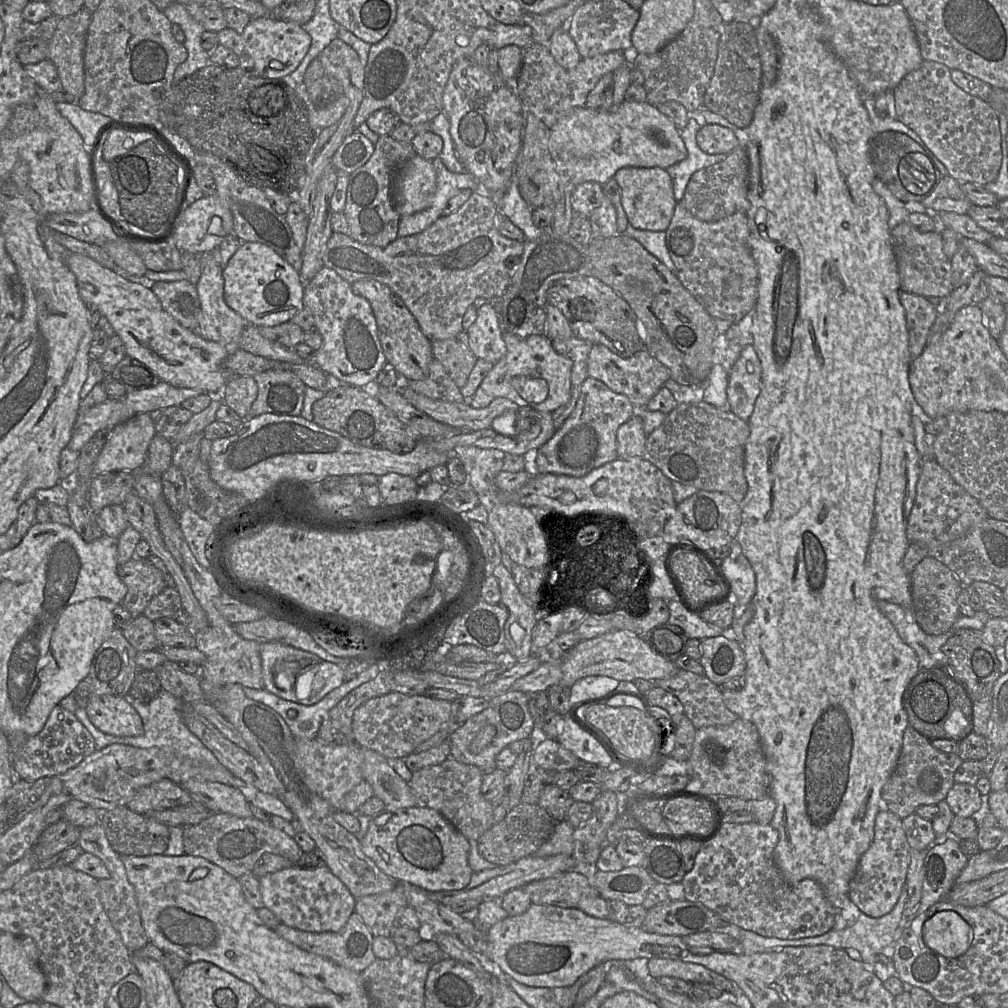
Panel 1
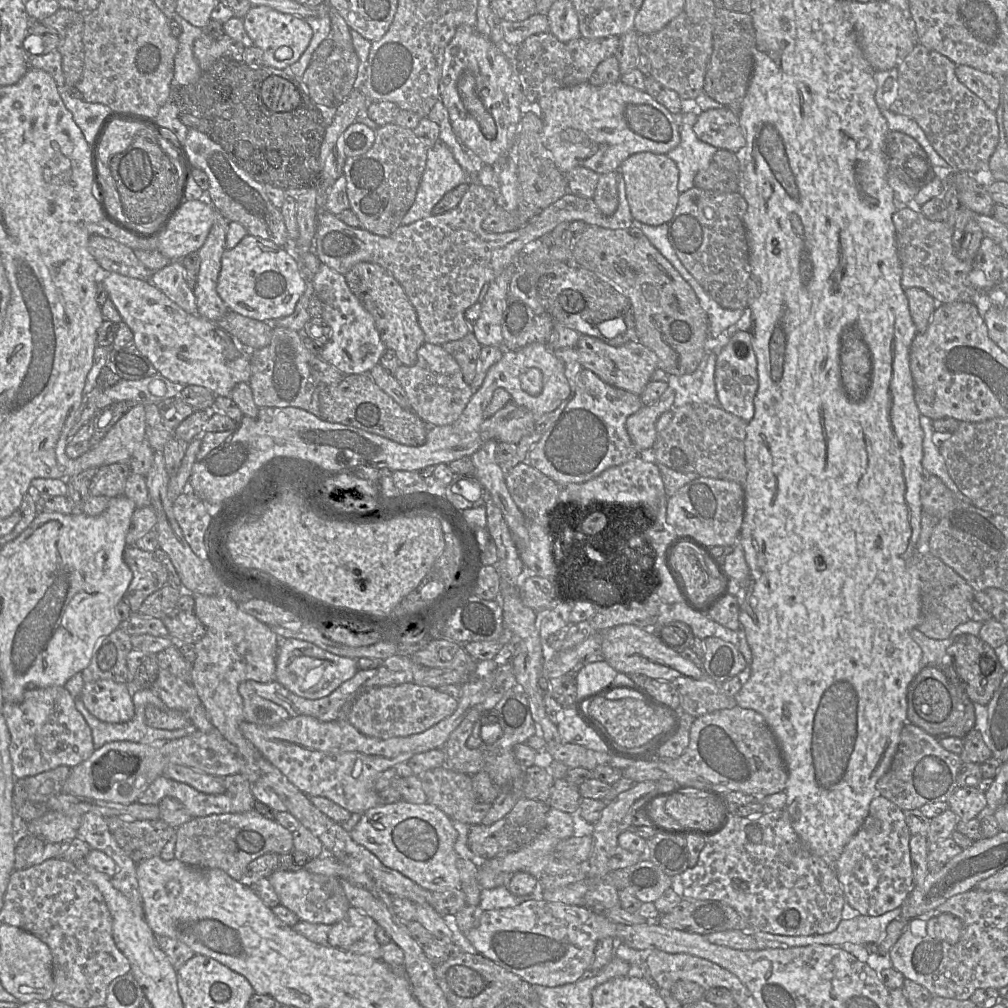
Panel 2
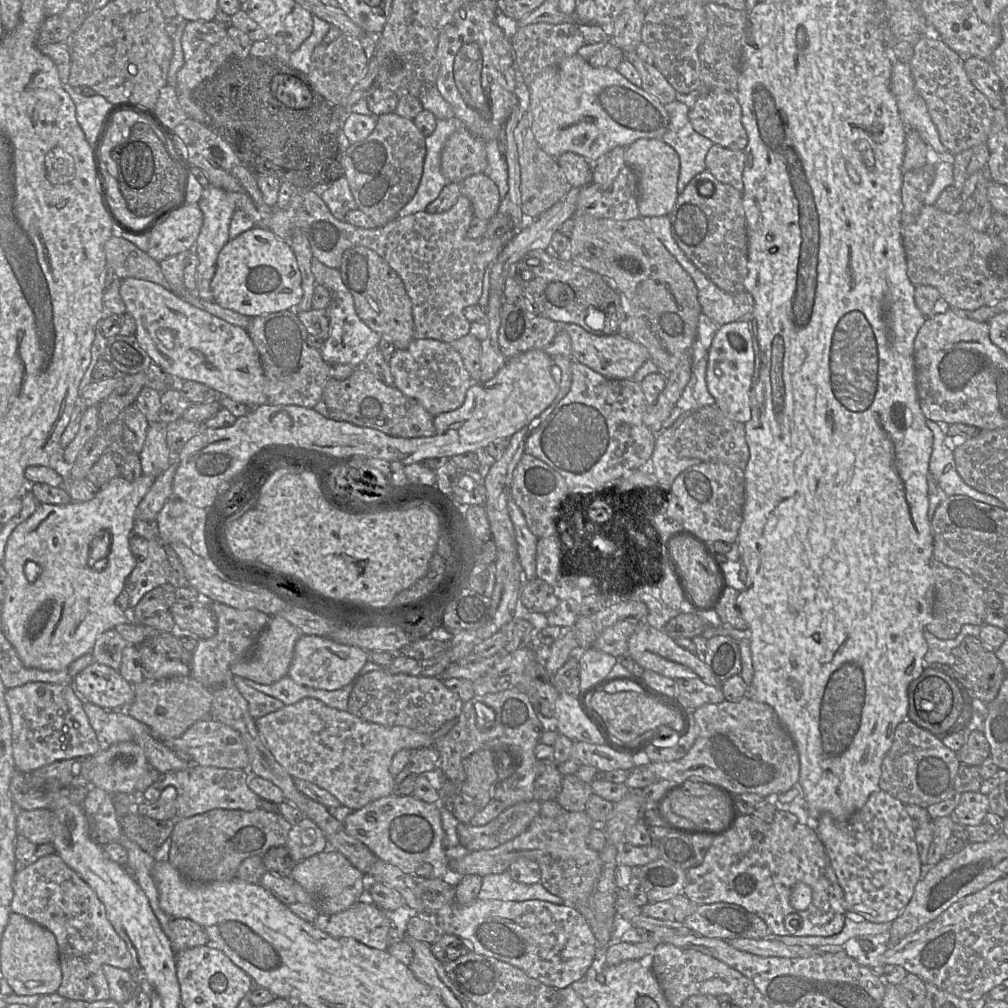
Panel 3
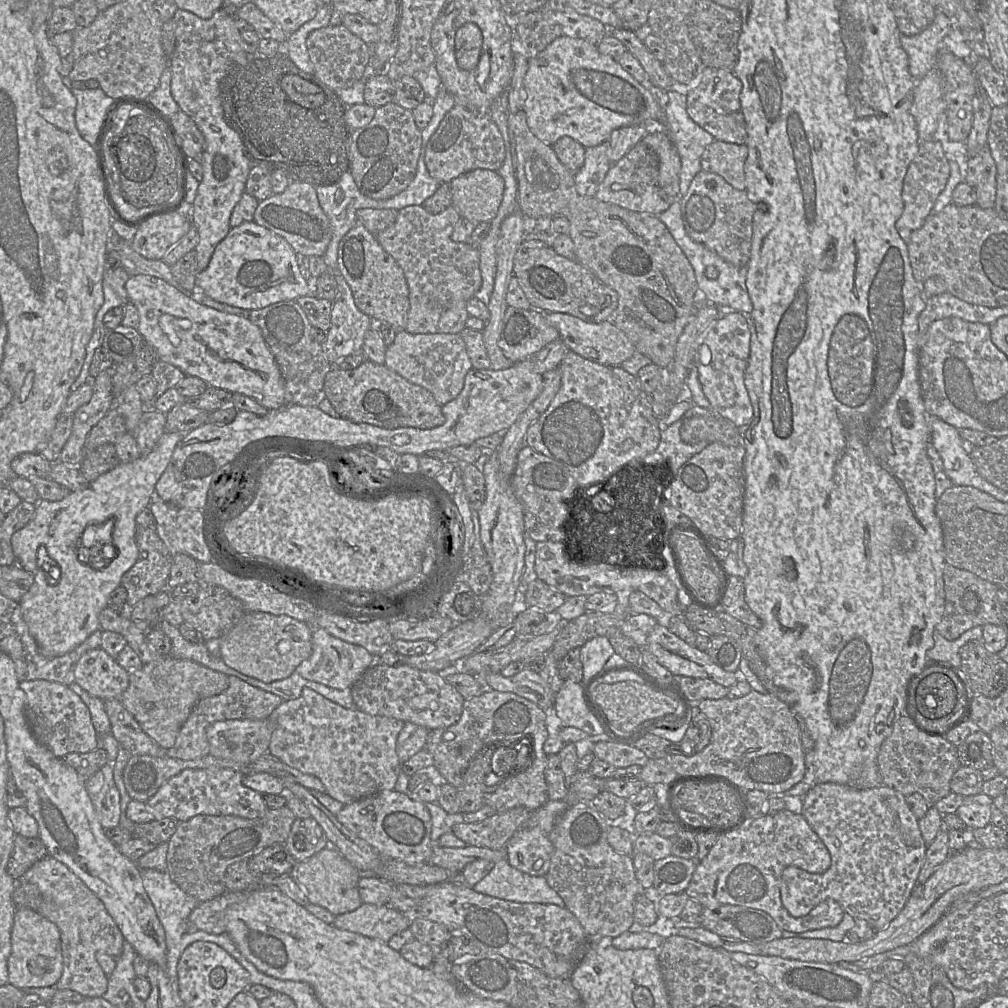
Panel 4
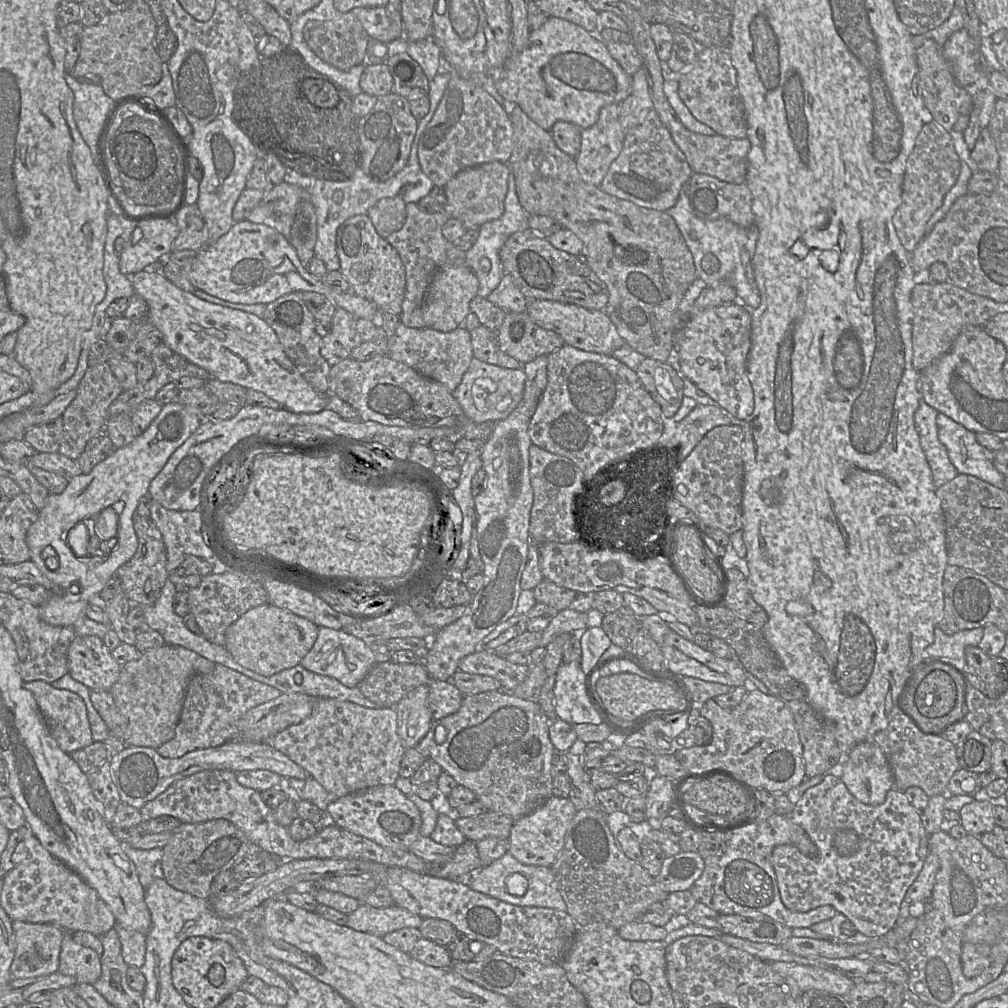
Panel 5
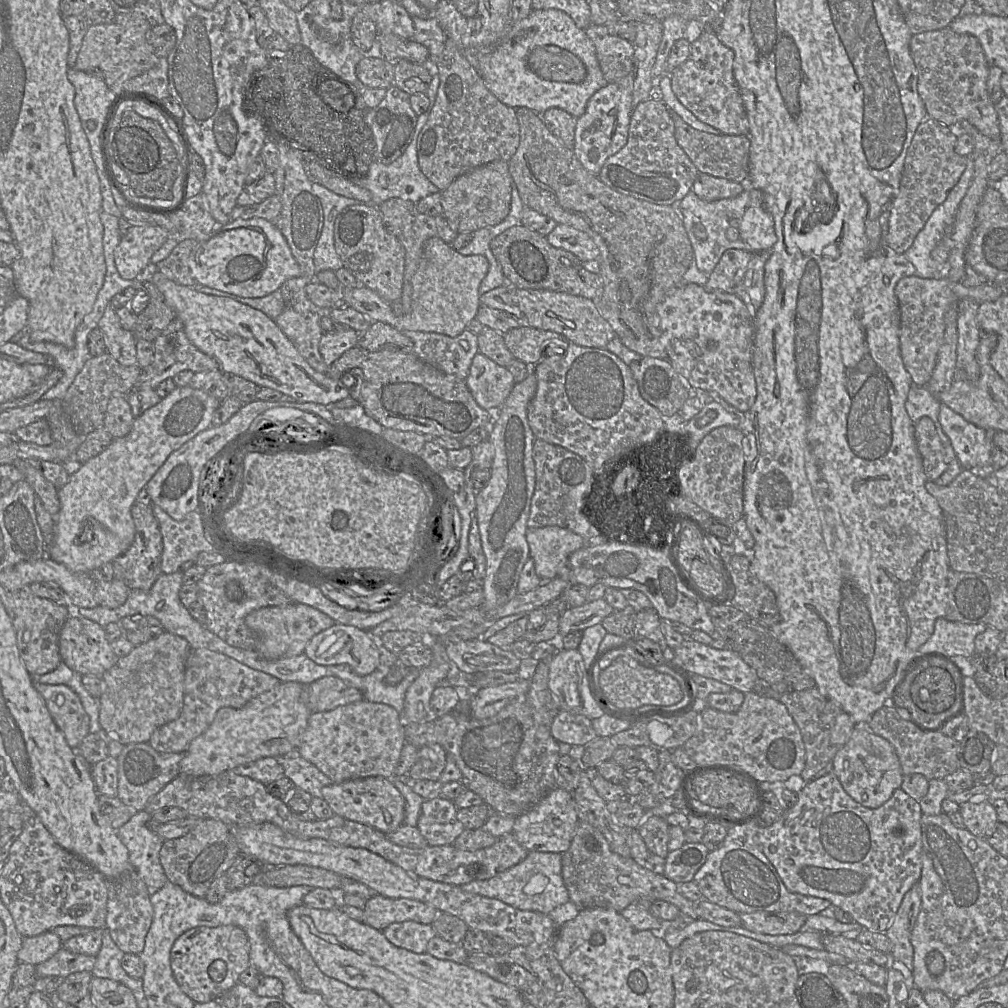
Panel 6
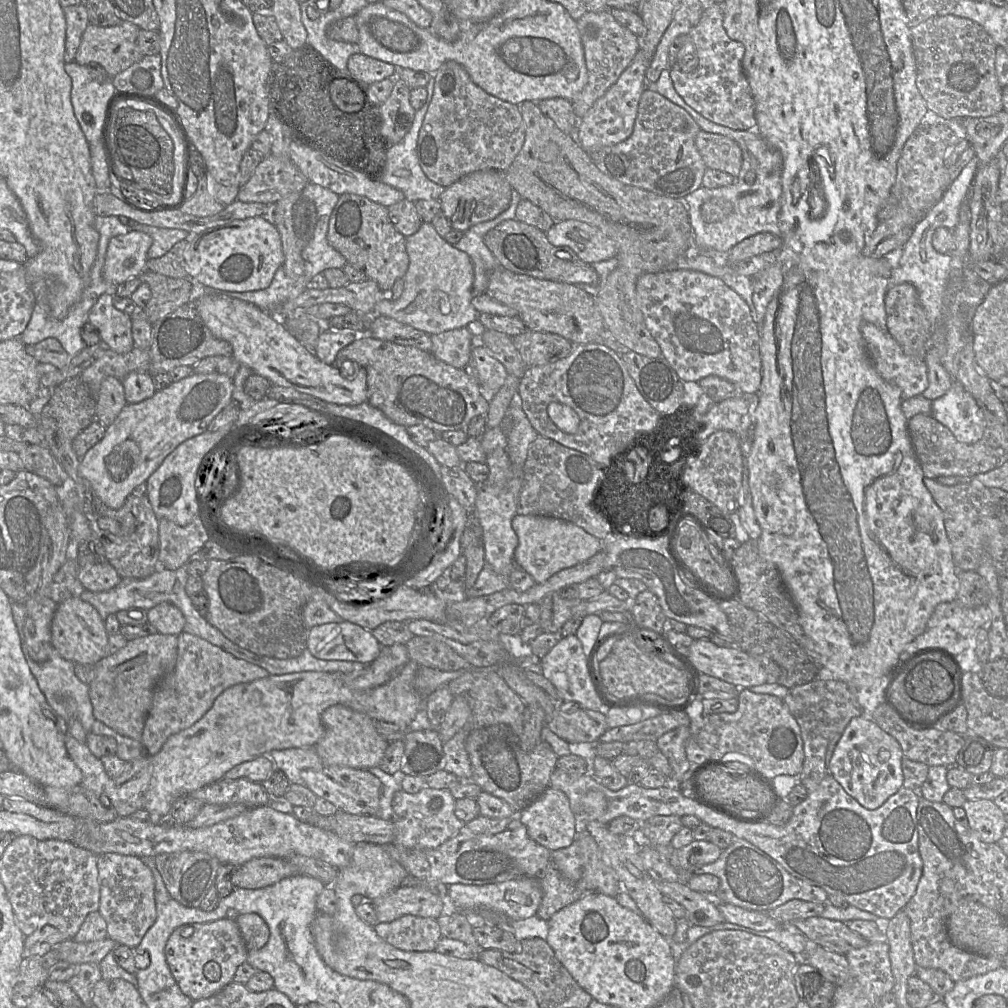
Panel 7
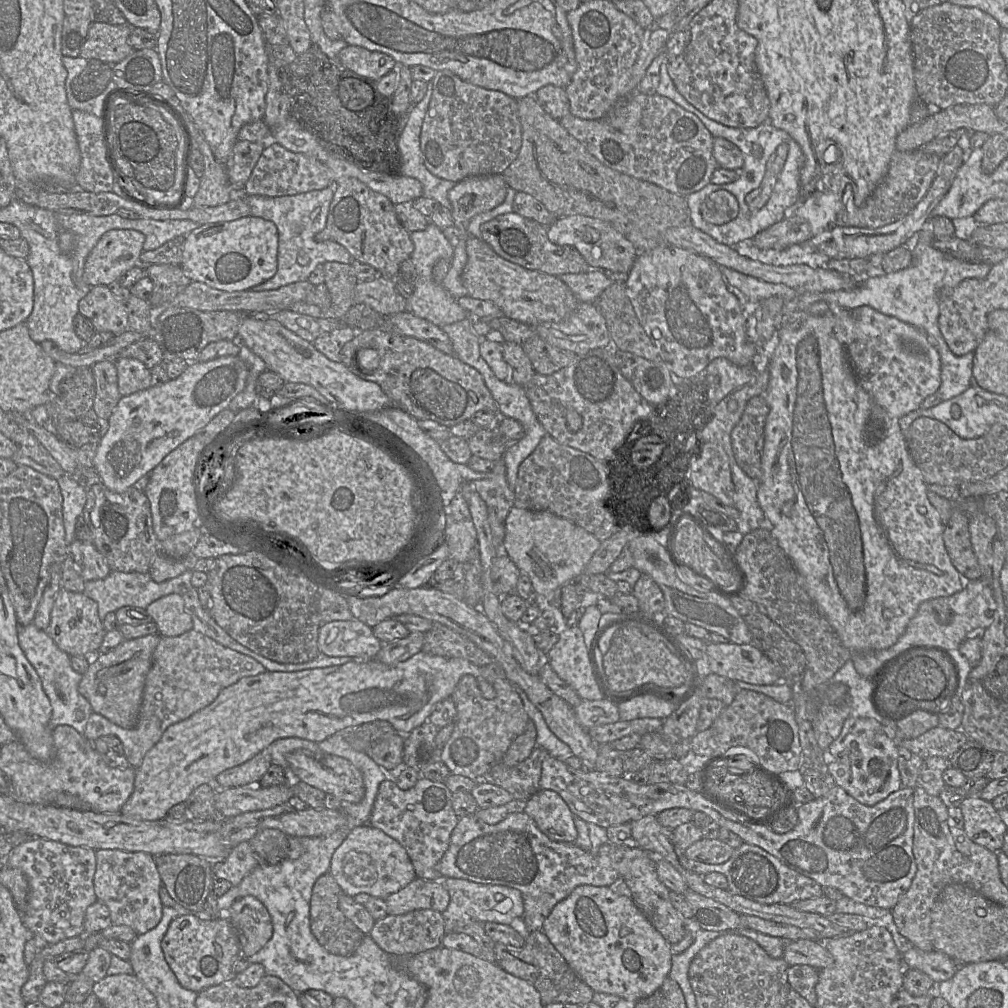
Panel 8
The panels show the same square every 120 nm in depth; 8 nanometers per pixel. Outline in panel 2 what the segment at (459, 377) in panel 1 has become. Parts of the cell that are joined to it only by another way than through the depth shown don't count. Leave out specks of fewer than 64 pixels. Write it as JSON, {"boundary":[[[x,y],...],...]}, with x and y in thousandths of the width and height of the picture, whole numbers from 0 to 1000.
{"boundary":[[[466,328],[455,337],[438,341],[439,346],[444,349],[456,363],[460,378],[467,382],[472,372],[473,358],[478,346],[470,330]]]}

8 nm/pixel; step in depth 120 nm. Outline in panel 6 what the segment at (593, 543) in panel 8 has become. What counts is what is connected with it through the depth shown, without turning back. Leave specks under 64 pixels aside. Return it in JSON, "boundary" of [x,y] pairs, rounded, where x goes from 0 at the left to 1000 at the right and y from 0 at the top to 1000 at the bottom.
{"boundary":[[[558,523],[524,524],[522,536],[531,567],[538,576],[553,572],[555,563],[571,546],[580,543],[575,531]]]}

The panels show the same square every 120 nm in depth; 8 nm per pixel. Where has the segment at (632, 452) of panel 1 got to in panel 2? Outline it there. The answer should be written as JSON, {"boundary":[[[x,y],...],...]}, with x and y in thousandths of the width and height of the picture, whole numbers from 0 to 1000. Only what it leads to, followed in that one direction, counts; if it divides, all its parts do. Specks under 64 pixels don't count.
{"boundary":[[[663,383],[657,393],[647,402],[638,403],[621,417],[622,429],[635,451],[641,452],[652,435],[651,419],[655,412],[668,407],[669,387]]]}

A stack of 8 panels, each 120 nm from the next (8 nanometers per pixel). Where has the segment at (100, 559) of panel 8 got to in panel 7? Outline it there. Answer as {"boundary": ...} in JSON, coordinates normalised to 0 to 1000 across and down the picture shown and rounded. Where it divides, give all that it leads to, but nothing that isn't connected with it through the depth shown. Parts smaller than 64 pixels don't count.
{"boundary":[[[107,557],[104,559],[78,559],[77,573],[83,583],[91,587],[109,585],[121,574]]]}

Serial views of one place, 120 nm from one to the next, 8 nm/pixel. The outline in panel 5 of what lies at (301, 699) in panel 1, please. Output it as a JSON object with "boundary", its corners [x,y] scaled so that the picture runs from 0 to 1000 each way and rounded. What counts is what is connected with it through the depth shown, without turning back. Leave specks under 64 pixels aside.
{"boundary":[[[316,622],[315,632],[311,642],[298,657],[303,664],[316,670],[331,673],[346,683],[354,682],[372,658],[372,647],[358,634],[340,625],[324,622]]]}

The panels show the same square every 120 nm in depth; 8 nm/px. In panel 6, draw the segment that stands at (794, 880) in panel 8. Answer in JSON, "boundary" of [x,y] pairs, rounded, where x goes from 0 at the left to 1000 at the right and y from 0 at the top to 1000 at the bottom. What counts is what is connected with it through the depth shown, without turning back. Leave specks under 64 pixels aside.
{"boundary":[[[753,812],[737,818],[718,819],[722,824],[716,839],[709,844],[703,845],[700,855],[692,862],[688,871],[697,892],[732,907],[745,905],[792,905],[800,909],[805,909],[822,900],[824,896],[821,893],[786,886],[780,882],[769,861],[758,848],[756,838],[752,833],[751,827],[753,822],[758,819],[762,818],[757,818],[753,814]]]}

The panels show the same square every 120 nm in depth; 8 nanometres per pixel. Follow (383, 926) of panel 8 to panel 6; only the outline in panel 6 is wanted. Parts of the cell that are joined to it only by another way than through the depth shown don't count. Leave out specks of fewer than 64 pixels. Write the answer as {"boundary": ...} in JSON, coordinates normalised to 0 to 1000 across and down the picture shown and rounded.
{"boundary":[[[412,914],[389,916],[379,926],[392,938],[411,945],[422,945],[426,933],[434,928],[428,917]]]}

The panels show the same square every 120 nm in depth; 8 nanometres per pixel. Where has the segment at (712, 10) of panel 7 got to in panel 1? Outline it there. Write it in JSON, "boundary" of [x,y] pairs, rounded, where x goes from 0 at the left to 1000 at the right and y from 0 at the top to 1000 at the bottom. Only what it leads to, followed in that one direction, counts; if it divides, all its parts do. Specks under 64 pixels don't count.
{"boundary":[[[700,123],[690,133],[692,145],[703,153],[724,152],[734,145],[734,141],[722,126],[713,123]]]}

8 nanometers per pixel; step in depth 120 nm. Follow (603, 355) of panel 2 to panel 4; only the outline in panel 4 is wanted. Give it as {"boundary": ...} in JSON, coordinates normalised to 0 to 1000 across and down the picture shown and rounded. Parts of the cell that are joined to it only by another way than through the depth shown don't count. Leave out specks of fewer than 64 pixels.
{"boundary":[[[540,310],[543,319],[552,325],[556,335],[564,347],[601,363],[615,363],[619,358],[628,353],[631,346],[618,328],[612,325],[606,318],[595,320],[582,319],[562,311]]]}

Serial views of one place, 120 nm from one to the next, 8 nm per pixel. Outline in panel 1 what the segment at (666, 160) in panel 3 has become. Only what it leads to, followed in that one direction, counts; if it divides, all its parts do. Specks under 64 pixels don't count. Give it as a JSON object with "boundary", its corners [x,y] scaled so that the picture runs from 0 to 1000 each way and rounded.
{"boundary":[[[618,166],[609,176],[616,187],[616,201],[625,223],[637,228],[661,230],[672,202],[663,170],[655,166]]]}

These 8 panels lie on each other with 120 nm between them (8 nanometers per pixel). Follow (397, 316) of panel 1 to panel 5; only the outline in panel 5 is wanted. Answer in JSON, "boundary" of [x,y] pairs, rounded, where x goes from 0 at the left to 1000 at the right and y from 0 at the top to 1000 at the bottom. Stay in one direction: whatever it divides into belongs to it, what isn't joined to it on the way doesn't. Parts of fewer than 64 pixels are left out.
{"boundary":[[[364,212],[349,214],[336,224],[333,249],[337,269],[350,290],[371,301],[377,309],[397,313],[403,288],[402,266],[395,250],[373,230]]]}

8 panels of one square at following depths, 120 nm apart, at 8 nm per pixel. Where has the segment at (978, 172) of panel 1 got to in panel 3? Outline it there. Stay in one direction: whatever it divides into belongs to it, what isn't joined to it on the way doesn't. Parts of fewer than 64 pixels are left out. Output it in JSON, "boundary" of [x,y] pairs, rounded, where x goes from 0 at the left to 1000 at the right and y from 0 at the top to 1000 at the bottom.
{"boundary":[[[918,35],[909,42],[902,66],[908,87],[919,101],[933,140],[942,152],[949,154],[978,142],[987,108],[961,79],[955,57],[934,40]]]}

